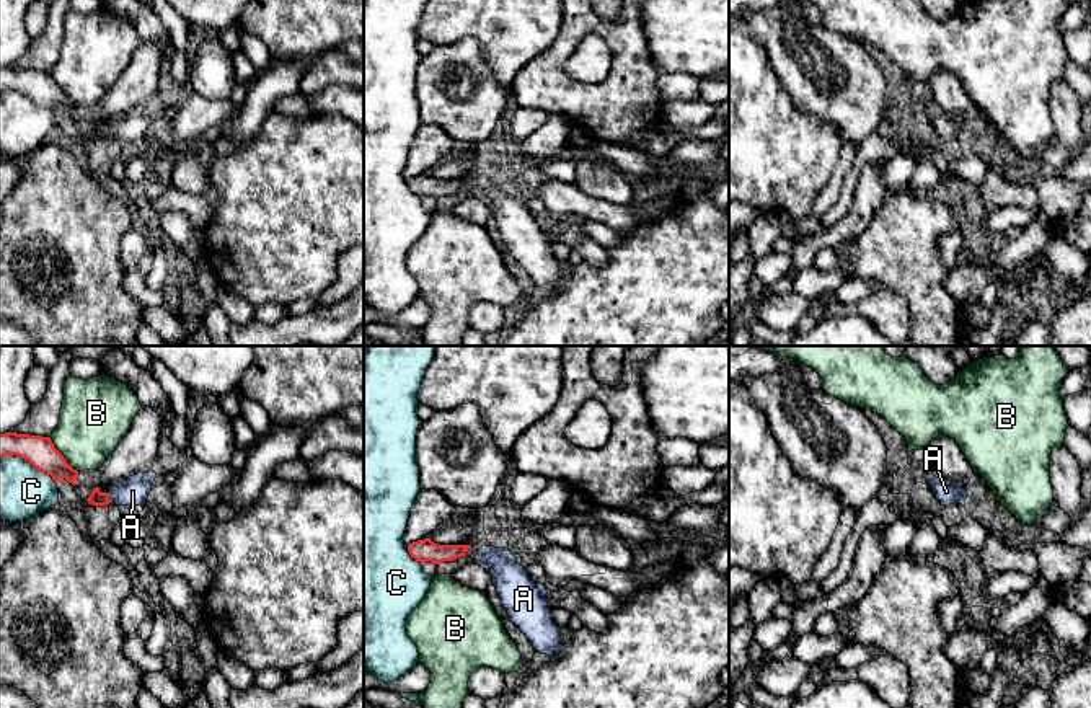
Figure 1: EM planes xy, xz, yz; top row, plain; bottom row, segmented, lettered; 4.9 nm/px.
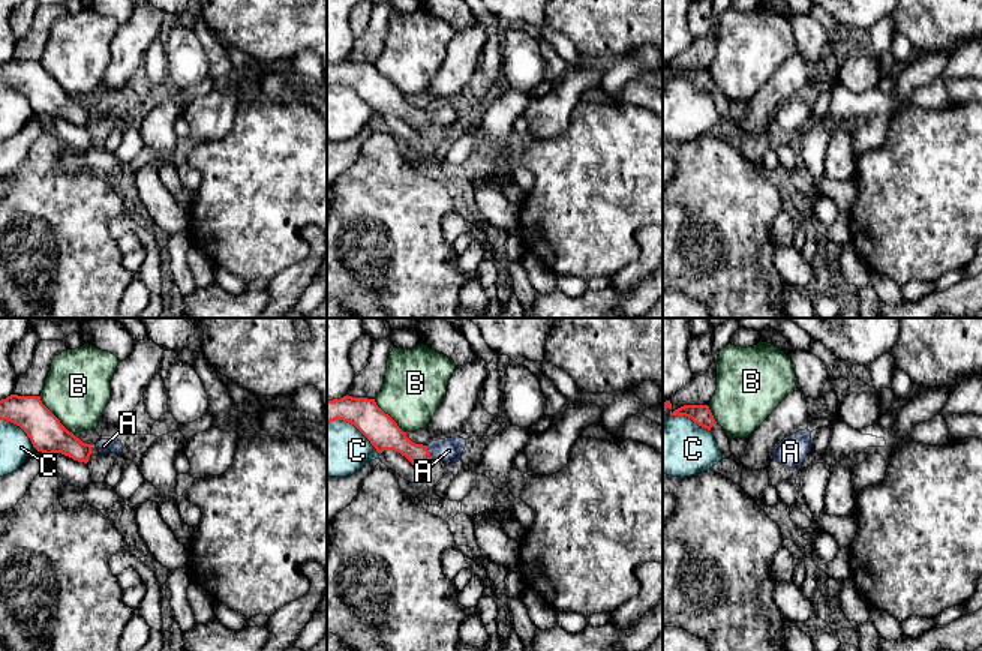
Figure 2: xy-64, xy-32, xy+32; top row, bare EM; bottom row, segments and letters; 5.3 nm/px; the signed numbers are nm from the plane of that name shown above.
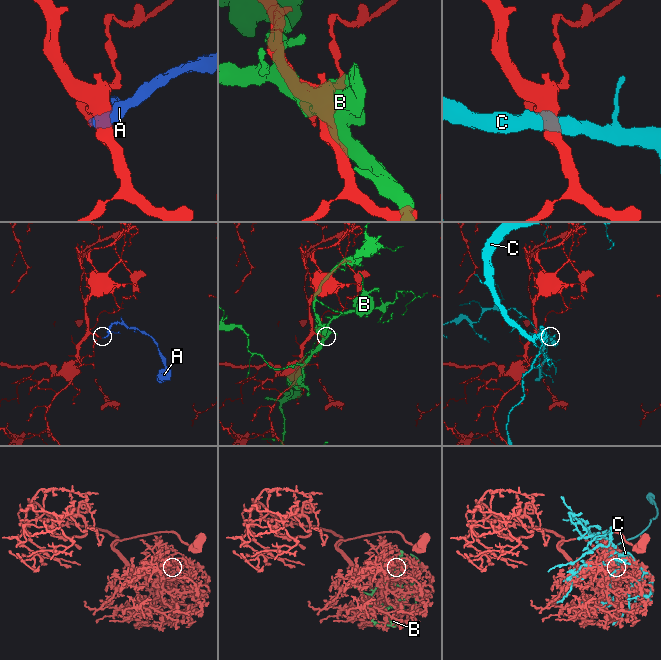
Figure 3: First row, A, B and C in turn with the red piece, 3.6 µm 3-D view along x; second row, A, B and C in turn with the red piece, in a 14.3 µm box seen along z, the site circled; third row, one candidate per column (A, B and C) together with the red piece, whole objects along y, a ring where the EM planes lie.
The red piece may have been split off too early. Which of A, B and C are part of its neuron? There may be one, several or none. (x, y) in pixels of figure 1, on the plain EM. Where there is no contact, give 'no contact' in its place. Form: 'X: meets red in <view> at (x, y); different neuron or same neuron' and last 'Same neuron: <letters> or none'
A: meets red in xy at (108, 132); same neuron
B: meets red in xy at (62, 90); different neuron
C: meets red in xy at (30, 97); different neuron
Same neuron: A

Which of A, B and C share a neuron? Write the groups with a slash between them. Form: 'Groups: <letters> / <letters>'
Groups: A / B / C

